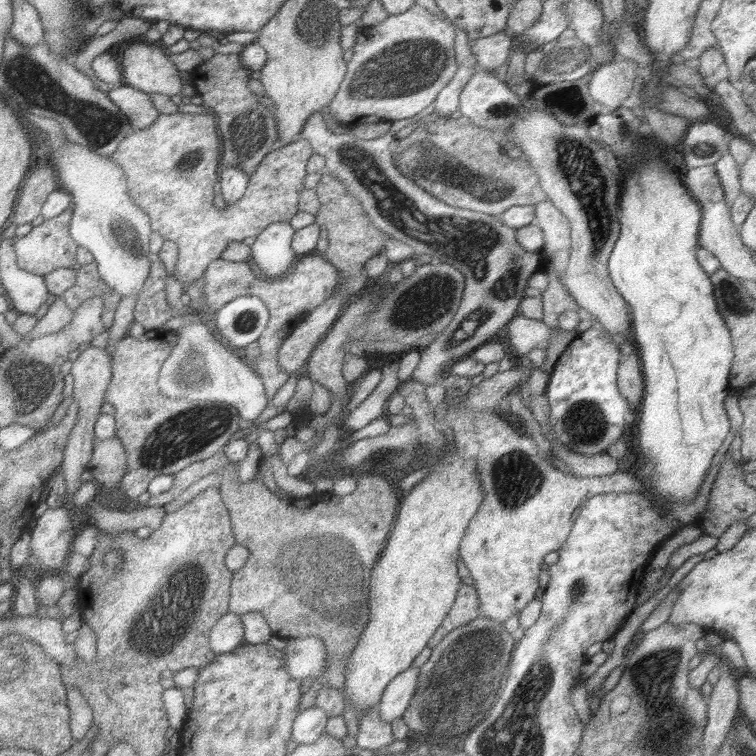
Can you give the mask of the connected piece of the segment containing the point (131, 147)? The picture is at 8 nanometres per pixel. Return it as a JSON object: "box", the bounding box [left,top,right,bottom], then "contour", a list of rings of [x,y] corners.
{"box":[109,114,315,294],"contour":[[[159,114],[159,120],[149,128],[131,132],[125,136],[117,150],[109,156],[113,164],[119,164],[125,174],[127,194],[137,208],[141,208],[149,216],[151,230],[159,232],[159,236],[177,246],[177,262],[173,268],[173,278],[181,286],[183,294],[191,284],[199,284],[207,266],[215,260],[221,260],[223,250],[231,242],[243,242],[245,238],[257,238],[269,224],[273,222],[289,222],[299,212],[299,198],[305,190],[307,178],[307,162],[315,154],[309,140],[297,138],[293,144],[277,148],[269,152],[249,176],[245,192],[233,204],[227,204],[225,210],[213,206],[213,184],[219,178],[219,162],[221,162],[221,138],[217,134],[217,118],[209,114]]]}

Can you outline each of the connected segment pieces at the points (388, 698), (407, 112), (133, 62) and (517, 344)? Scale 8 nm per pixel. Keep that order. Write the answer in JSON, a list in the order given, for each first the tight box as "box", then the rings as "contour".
[{"box":[379,666,419,724],"contour":[[[409,666],[387,684],[387,688],[383,690],[383,698],[379,702],[381,722],[391,724],[395,718],[403,718],[403,712],[407,710],[411,698],[417,692],[417,680],[419,680],[419,668]]]},{"box":[329,4,459,126],"contour":[[[413,4],[407,12],[397,16],[387,16],[373,28],[361,28],[353,46],[353,58],[347,62],[347,74],[331,100],[329,108],[333,118],[343,126],[353,126],[357,120],[377,120],[377,122],[395,122],[401,118],[413,118],[435,102],[437,94],[449,84],[449,80],[459,70],[455,62],[455,26],[449,20],[443,20],[435,14],[429,14],[423,6]]]},{"box":[121,44,183,96],"contour":[[[131,44],[121,58],[121,68],[123,68],[123,84],[137,88],[145,94],[161,94],[161,96],[179,96],[183,88],[183,80],[179,78],[179,70],[175,64],[169,60],[169,54],[165,52],[163,46],[159,44]]]},{"box":[507,316,593,356],"contour":[[[515,316],[509,324],[507,324],[507,336],[509,336],[509,344],[511,344],[511,354],[519,354],[519,356],[527,356],[531,350],[535,348],[549,348],[551,340],[561,336],[561,334],[569,334],[571,338],[579,336],[581,332],[589,330],[593,322],[585,322],[581,320],[577,328],[573,330],[561,330],[561,328],[551,328],[547,324],[543,324],[541,320],[529,320],[525,316]]]}]

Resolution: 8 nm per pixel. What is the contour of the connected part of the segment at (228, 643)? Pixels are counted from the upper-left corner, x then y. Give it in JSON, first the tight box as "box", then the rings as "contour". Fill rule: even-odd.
{"box":[209,614,243,654],"contour":[[[223,614],[209,632],[209,648],[215,654],[233,652],[243,644],[243,624],[237,614]]]}

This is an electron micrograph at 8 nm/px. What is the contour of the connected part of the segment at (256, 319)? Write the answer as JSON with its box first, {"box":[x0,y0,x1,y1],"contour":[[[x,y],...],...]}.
{"box":[215,296,269,350],"contour":[[[239,296],[227,302],[217,310],[215,326],[229,348],[241,350],[251,342],[257,342],[259,336],[267,330],[269,310],[255,296]]]}

